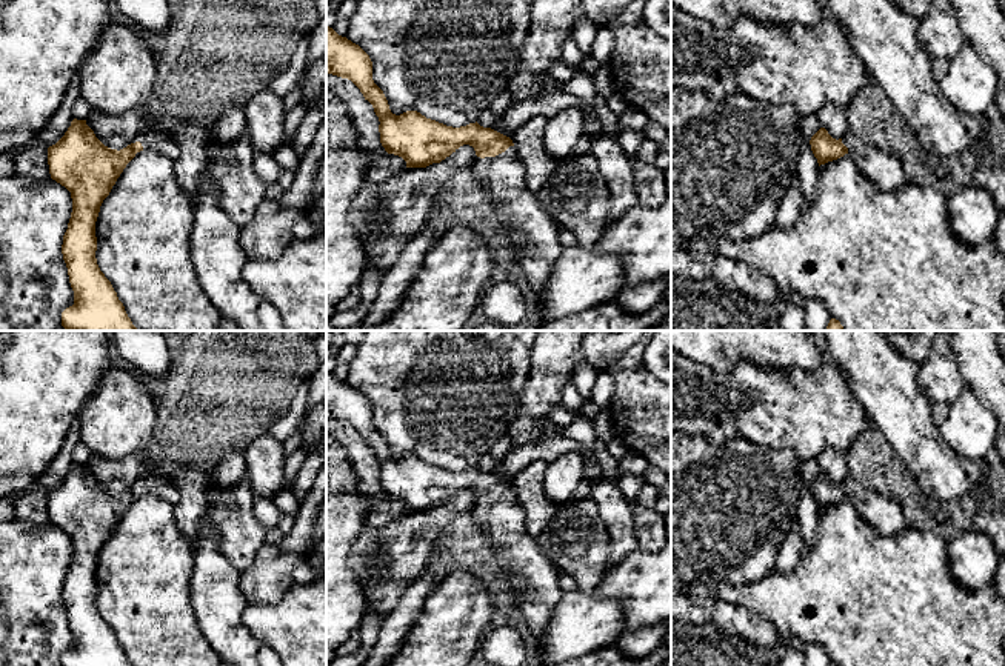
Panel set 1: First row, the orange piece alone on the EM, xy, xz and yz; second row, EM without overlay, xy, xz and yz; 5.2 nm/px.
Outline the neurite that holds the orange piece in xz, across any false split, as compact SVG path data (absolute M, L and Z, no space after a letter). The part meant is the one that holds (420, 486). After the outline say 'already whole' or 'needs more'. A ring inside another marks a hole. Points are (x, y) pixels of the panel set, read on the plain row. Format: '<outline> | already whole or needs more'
M329 371L326 418L348 423L360 434L379 461L382 491L388 498L402 501L406 512L440 508L463 489L474 492L477 503L469 514L491 540L540 658L539 640L565 591L560 588L556 564L525 529L525 511L513 485L477 466L452 472L417 455L392 458L383 435L372 425L369 400Z | needs more

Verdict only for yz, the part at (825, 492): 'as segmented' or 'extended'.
extended

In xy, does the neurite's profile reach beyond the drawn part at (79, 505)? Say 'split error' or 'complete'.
split error

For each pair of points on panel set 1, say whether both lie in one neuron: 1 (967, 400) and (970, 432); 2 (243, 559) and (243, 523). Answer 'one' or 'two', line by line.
1: one
2: one

